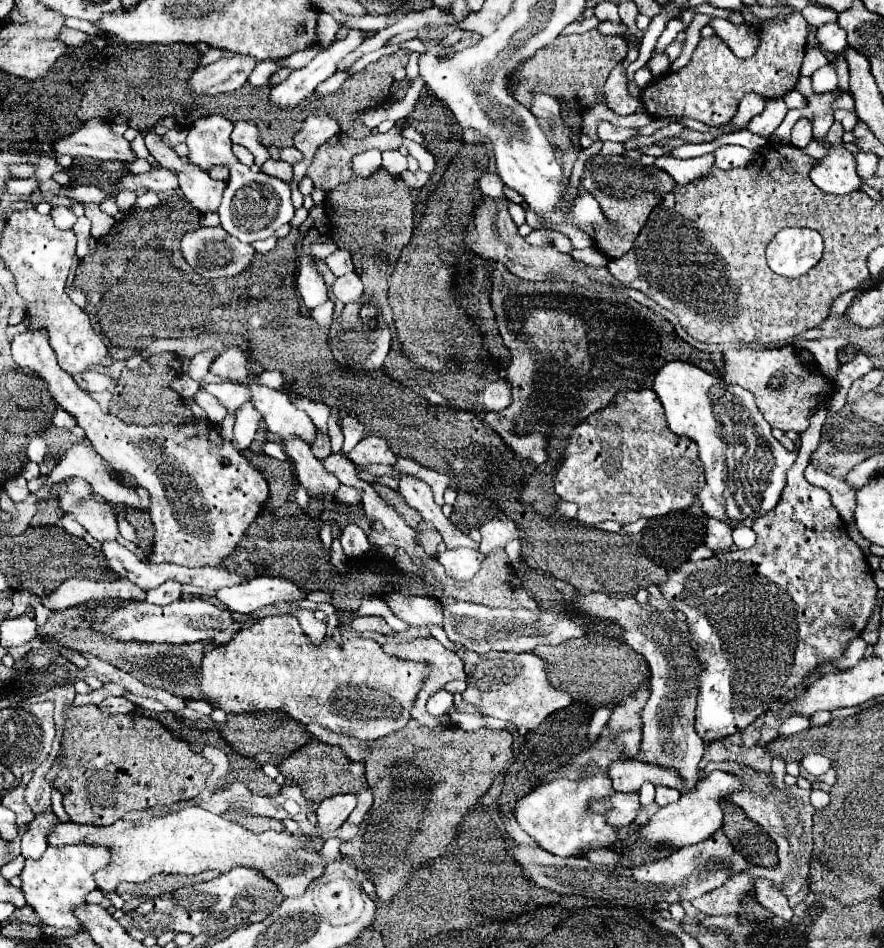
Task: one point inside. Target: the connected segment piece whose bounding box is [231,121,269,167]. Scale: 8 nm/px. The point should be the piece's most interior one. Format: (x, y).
(246, 134)

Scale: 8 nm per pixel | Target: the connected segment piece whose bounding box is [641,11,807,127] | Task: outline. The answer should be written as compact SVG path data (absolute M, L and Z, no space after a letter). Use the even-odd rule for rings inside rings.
M799 11L769 23L761 29L761 45L751 59L739 59L717 37L701 39L691 61L675 73L655 79L641 93L641 103L651 117L689 117L703 121L709 127L727 125L737 113L737 105L745 93L759 93L763 97L781 97L789 93L797 79L805 53L807 21Z

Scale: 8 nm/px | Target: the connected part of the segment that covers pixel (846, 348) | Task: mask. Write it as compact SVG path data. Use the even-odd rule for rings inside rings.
M847 343L847 345L843 345L843 347L837 349L837 359L839 359L839 363L849 363L849 361L853 361L857 355L859 355L859 351L857 351L851 343Z

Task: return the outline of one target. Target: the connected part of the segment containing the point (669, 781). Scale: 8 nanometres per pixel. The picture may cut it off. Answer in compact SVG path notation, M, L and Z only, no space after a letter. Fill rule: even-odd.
M627 759L615 761L609 767L607 775L611 779L611 787L619 793L639 791L645 781L651 781L653 785L673 787L673 789L683 787L679 773L671 773L659 765L647 765L641 761L627 761Z

